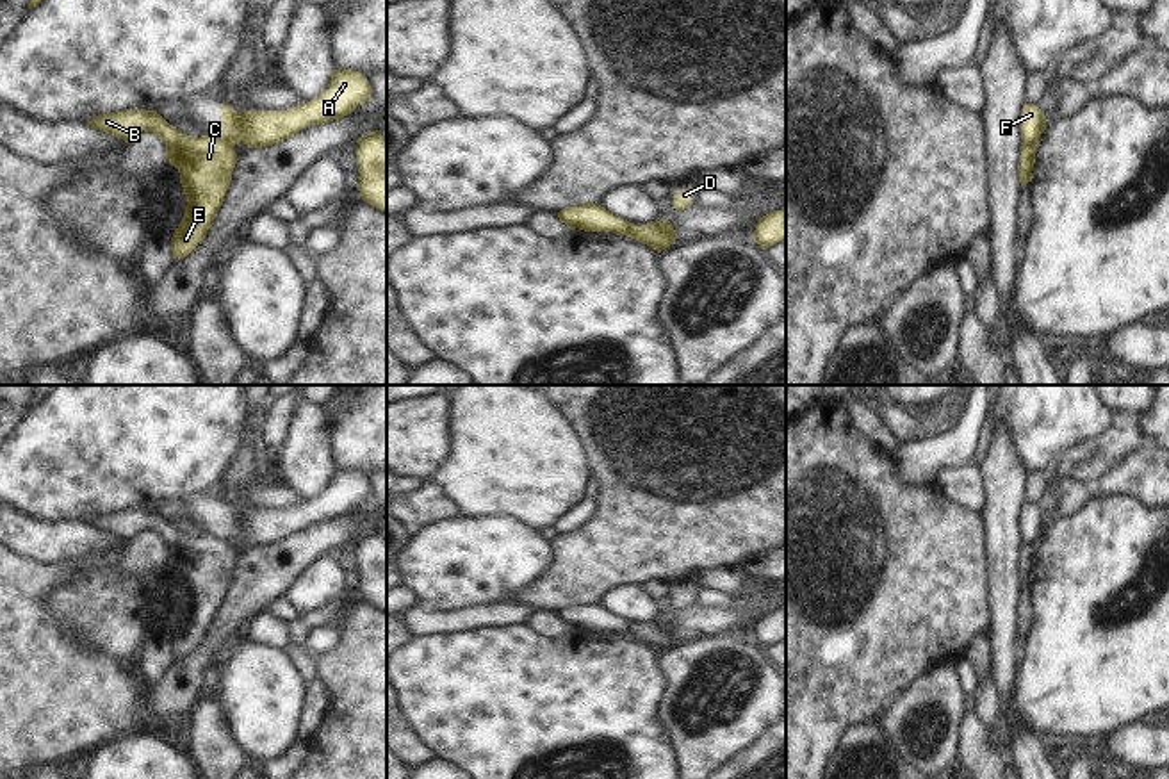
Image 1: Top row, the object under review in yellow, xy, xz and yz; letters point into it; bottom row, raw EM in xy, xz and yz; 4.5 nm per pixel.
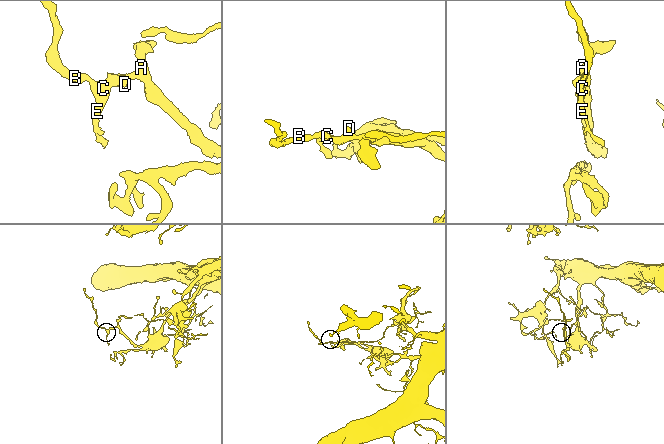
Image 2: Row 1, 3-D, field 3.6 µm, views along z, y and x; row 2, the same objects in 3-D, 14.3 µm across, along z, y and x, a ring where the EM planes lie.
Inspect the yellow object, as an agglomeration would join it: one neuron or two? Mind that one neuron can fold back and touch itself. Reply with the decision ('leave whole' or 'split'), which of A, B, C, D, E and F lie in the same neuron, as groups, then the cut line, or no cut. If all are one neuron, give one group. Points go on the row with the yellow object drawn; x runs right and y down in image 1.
split | A D F / B C E | xy (218, 136), (232, 147)

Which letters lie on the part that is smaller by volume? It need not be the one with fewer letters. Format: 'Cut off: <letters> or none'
Cut off: B, C, E

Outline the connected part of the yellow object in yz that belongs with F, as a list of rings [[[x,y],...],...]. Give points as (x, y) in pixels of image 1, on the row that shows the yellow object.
[[[1025,103],[1021,109],[1021,144],[1037,146],[1041,134],[1046,130],[1044,114],[1039,105]]]

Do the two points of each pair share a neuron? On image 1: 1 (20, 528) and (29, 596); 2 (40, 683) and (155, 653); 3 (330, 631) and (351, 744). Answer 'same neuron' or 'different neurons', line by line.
1: different neurons
2: different neurons
3: different neurons

